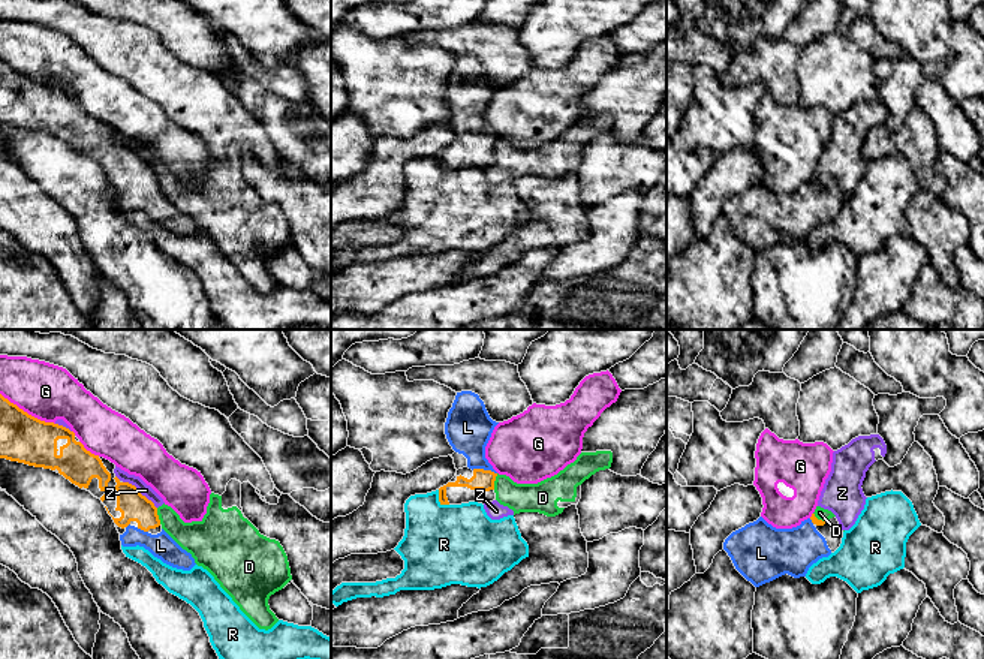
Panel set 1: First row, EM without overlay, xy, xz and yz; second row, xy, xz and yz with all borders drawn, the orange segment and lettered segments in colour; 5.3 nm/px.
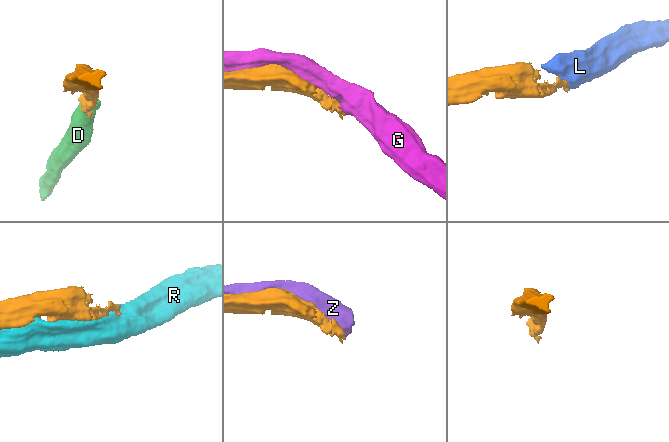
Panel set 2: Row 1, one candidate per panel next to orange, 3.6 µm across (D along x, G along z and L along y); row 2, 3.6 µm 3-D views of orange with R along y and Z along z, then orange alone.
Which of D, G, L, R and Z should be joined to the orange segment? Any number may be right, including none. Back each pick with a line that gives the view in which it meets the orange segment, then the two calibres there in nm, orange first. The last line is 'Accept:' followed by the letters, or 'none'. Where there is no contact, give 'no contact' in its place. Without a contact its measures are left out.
L: xz | 110/240 nm
Accept: L

